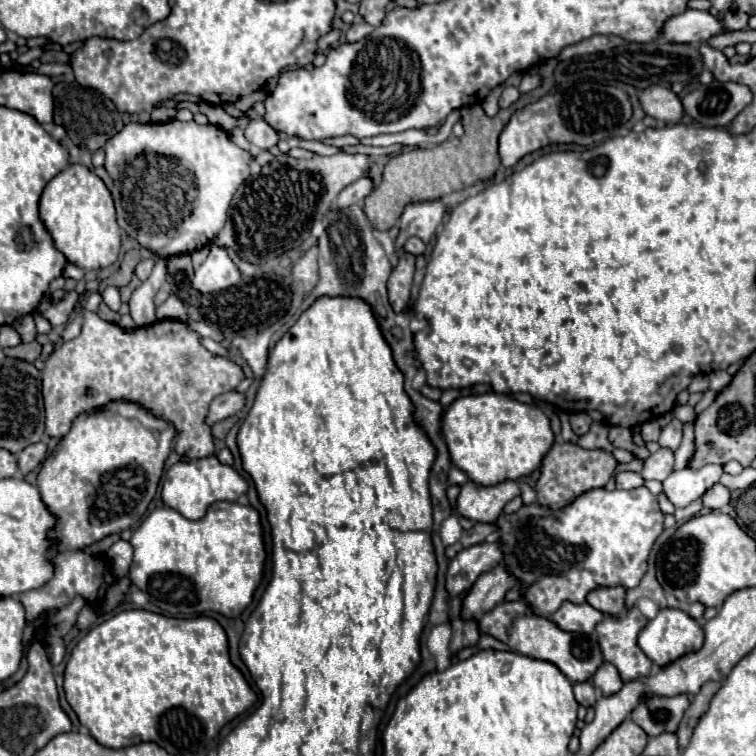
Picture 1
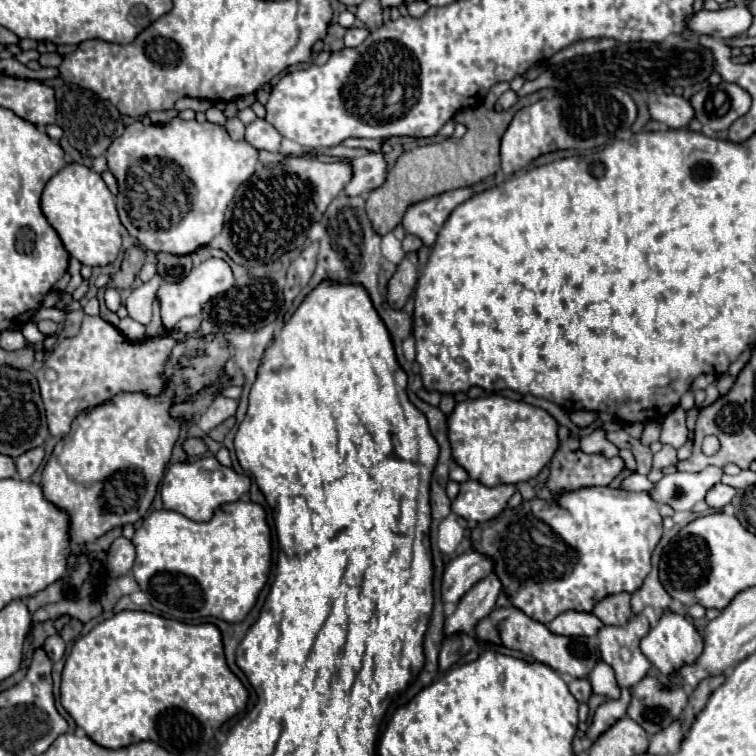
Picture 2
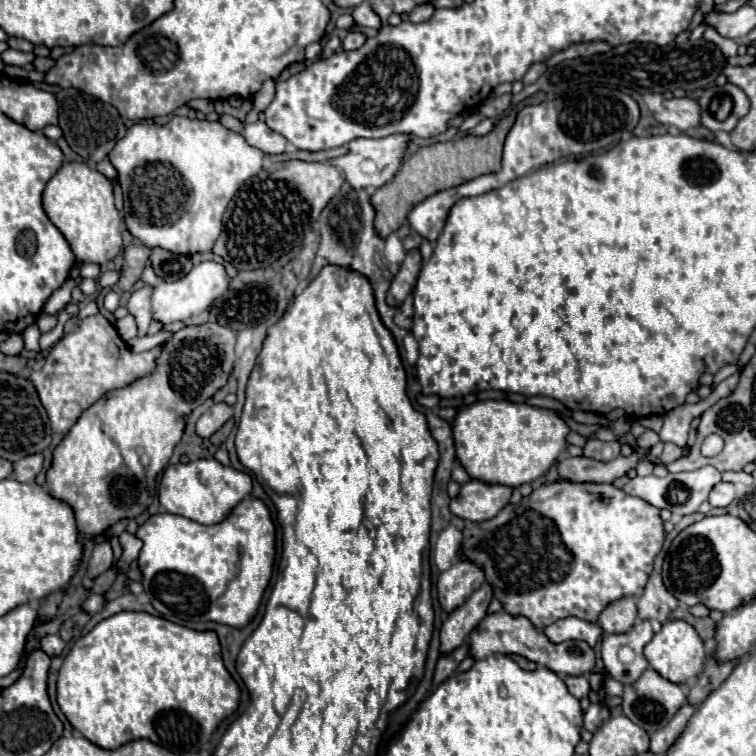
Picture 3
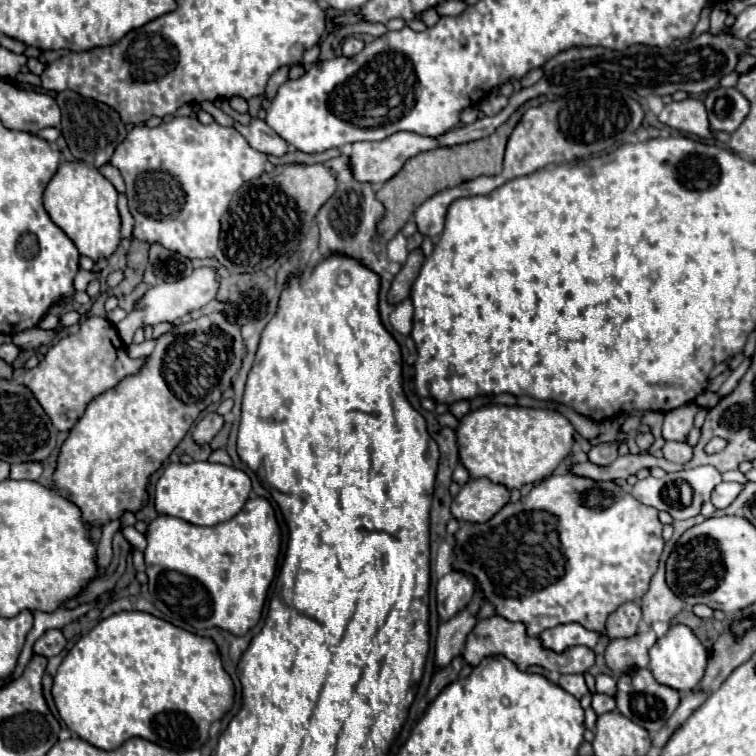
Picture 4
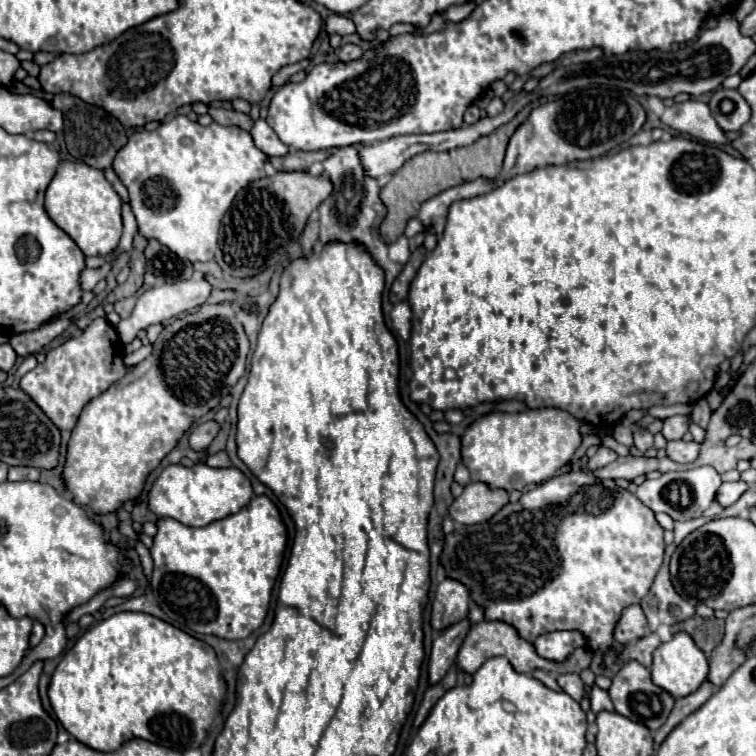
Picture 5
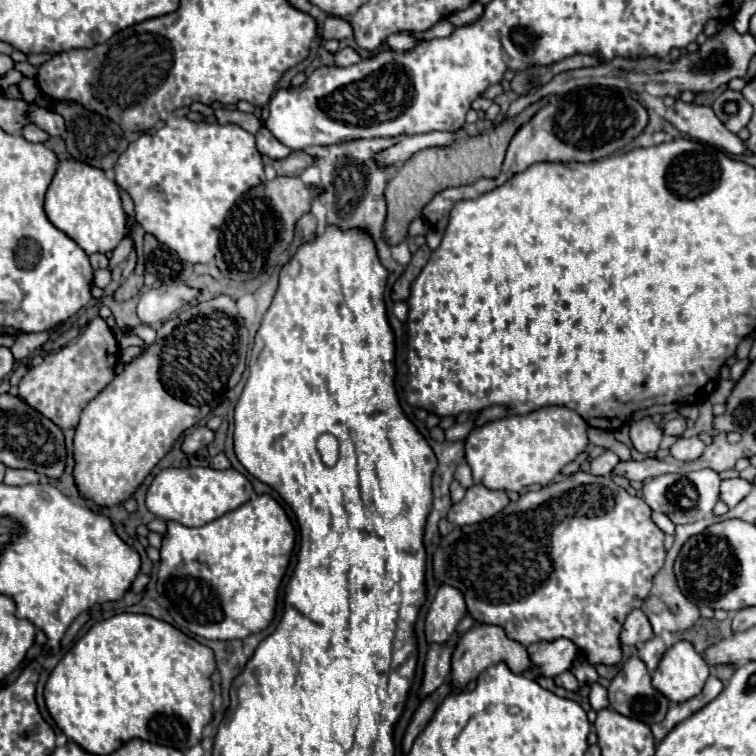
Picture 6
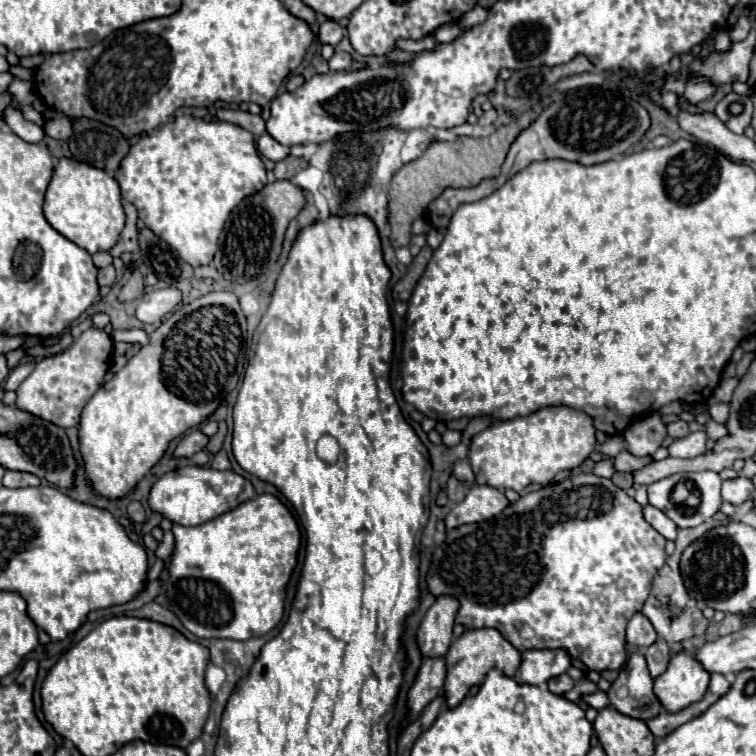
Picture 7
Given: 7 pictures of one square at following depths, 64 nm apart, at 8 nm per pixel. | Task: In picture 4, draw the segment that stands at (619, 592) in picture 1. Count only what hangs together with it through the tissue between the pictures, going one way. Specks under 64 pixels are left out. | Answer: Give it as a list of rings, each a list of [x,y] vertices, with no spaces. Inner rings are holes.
[[[624,602],[616,612],[612,612],[606,620],[606,636],[608,638],[630,638],[638,632],[642,620],[642,612],[638,602]]]

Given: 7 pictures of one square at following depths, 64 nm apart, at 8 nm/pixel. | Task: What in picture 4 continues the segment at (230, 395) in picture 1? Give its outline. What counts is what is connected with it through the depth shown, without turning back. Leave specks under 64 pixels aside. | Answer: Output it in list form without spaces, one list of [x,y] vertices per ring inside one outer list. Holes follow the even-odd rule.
[[[208,412],[208,414],[196,424],[196,428],[194,428],[194,440],[196,440],[198,444],[208,444],[208,442],[218,434],[218,430],[222,428],[222,424],[224,424],[224,418],[222,418],[220,414]]]

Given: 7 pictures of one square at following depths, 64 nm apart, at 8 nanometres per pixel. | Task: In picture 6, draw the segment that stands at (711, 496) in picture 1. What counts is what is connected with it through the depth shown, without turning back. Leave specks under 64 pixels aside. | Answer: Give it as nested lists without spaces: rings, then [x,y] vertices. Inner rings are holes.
[[[734,478],[734,480],[724,480],[722,488],[720,488],[720,500],[724,504],[728,504],[730,508],[736,506],[744,496],[748,496],[752,484],[742,480],[742,478]]]

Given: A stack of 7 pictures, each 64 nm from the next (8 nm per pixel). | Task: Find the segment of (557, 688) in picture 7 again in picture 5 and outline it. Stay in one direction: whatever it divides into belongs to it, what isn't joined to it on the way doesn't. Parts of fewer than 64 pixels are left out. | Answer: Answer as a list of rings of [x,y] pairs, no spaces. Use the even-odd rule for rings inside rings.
[[[562,674],[562,676],[558,676],[558,686],[566,692],[566,694],[570,694],[574,700],[582,700],[582,696],[584,696],[584,682],[580,680],[580,676],[578,674]]]

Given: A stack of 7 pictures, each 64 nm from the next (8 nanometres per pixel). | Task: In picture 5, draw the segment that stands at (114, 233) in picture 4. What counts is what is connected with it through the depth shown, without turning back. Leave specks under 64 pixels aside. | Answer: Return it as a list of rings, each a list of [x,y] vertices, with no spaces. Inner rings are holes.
[[[64,160],[58,166],[56,176],[46,188],[44,208],[58,228],[62,228],[84,252],[84,256],[110,256],[122,236],[122,200],[104,178],[104,172],[84,162]]]

